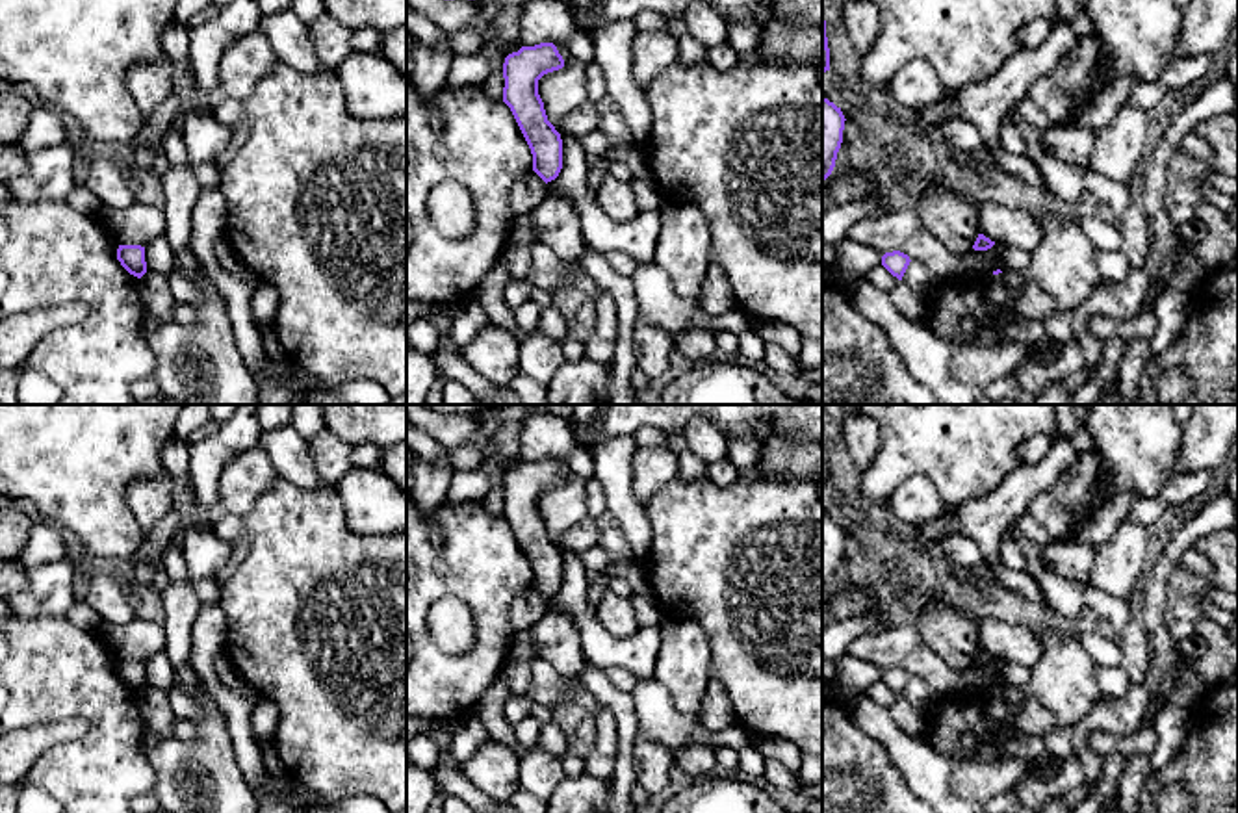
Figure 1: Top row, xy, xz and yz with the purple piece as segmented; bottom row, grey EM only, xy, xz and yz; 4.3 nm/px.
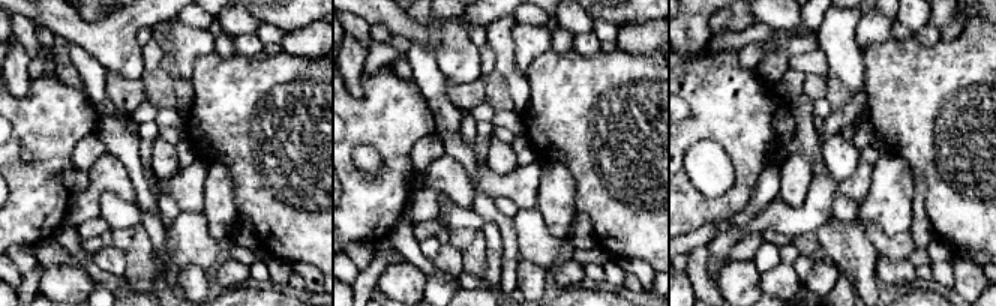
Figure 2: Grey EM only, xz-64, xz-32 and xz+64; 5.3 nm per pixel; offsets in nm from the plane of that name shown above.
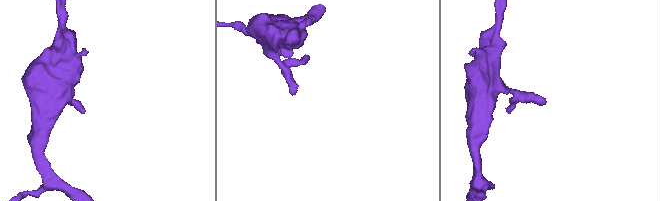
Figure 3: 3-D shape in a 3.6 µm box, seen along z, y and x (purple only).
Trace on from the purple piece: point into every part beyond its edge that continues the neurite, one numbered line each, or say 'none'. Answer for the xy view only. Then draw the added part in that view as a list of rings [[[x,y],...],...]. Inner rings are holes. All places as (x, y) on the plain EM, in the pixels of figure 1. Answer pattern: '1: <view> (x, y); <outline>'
none

